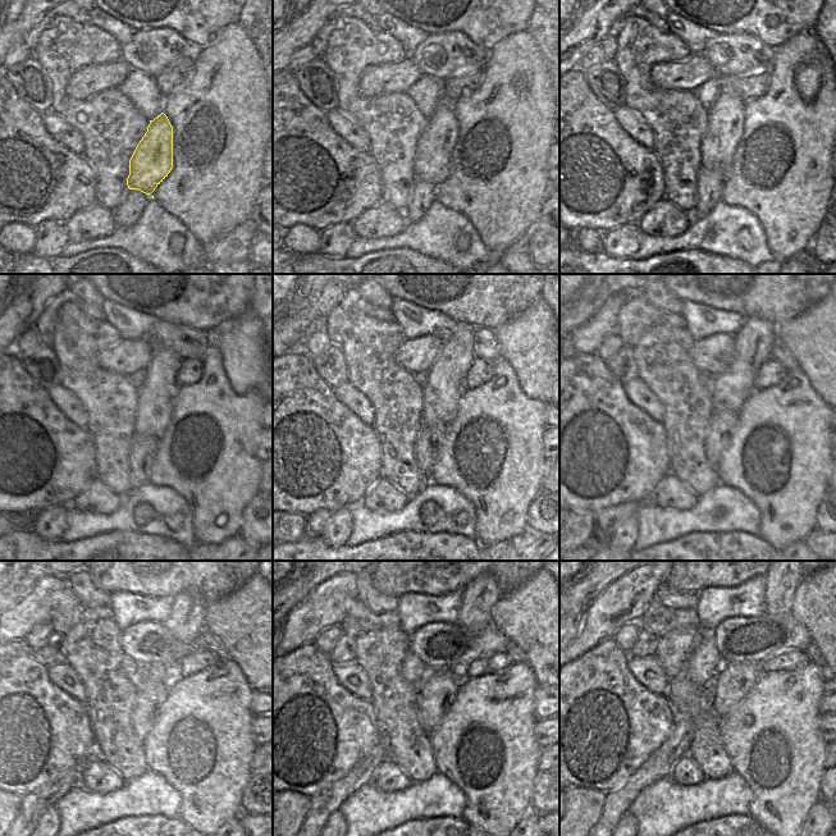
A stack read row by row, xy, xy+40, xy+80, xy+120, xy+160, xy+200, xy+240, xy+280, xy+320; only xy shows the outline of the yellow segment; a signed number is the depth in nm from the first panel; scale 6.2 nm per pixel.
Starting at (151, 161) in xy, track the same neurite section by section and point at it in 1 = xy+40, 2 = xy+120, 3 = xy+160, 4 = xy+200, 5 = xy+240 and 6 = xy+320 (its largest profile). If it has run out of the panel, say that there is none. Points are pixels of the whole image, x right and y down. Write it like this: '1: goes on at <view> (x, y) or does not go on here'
1: goes on at xy+40 (435, 145)
2: goes on at xy+120 (155, 398)
3: goes on at xy+160 (444, 384)
4: goes on at xy+200 (753, 343)
5: goes on at xy+240 (186, 622)
6: goes on at xy+320 (780, 586)

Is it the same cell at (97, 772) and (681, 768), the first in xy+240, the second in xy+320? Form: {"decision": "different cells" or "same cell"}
{"decision": "same cell"}

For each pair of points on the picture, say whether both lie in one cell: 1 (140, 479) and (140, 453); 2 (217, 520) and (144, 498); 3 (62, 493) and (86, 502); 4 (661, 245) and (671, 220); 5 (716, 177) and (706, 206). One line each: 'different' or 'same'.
1: same
2: different
3: different
4: different
5: same

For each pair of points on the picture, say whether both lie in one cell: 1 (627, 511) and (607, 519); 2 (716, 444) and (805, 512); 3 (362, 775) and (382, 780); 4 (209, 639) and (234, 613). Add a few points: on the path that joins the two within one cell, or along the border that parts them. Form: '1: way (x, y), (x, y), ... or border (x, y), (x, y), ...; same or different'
1: way (622, 511), (612, 516); same
2: border (736, 421), (730, 443), (716, 469); different
3: border (387, 757), (375, 770), (369, 782); different
4: border (205, 626), (220, 642), (231, 658); different

